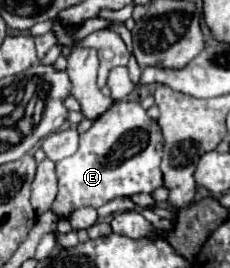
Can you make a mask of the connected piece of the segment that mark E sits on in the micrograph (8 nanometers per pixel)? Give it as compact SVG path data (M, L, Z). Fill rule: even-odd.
M115 101L95 119L93 127L81 135L77 153L57 161L59 193L51 209L59 217L67 217L85 205L101 207L115 197L153 193L163 183L161 157L163 135L157 121L153 121L137 101Z

